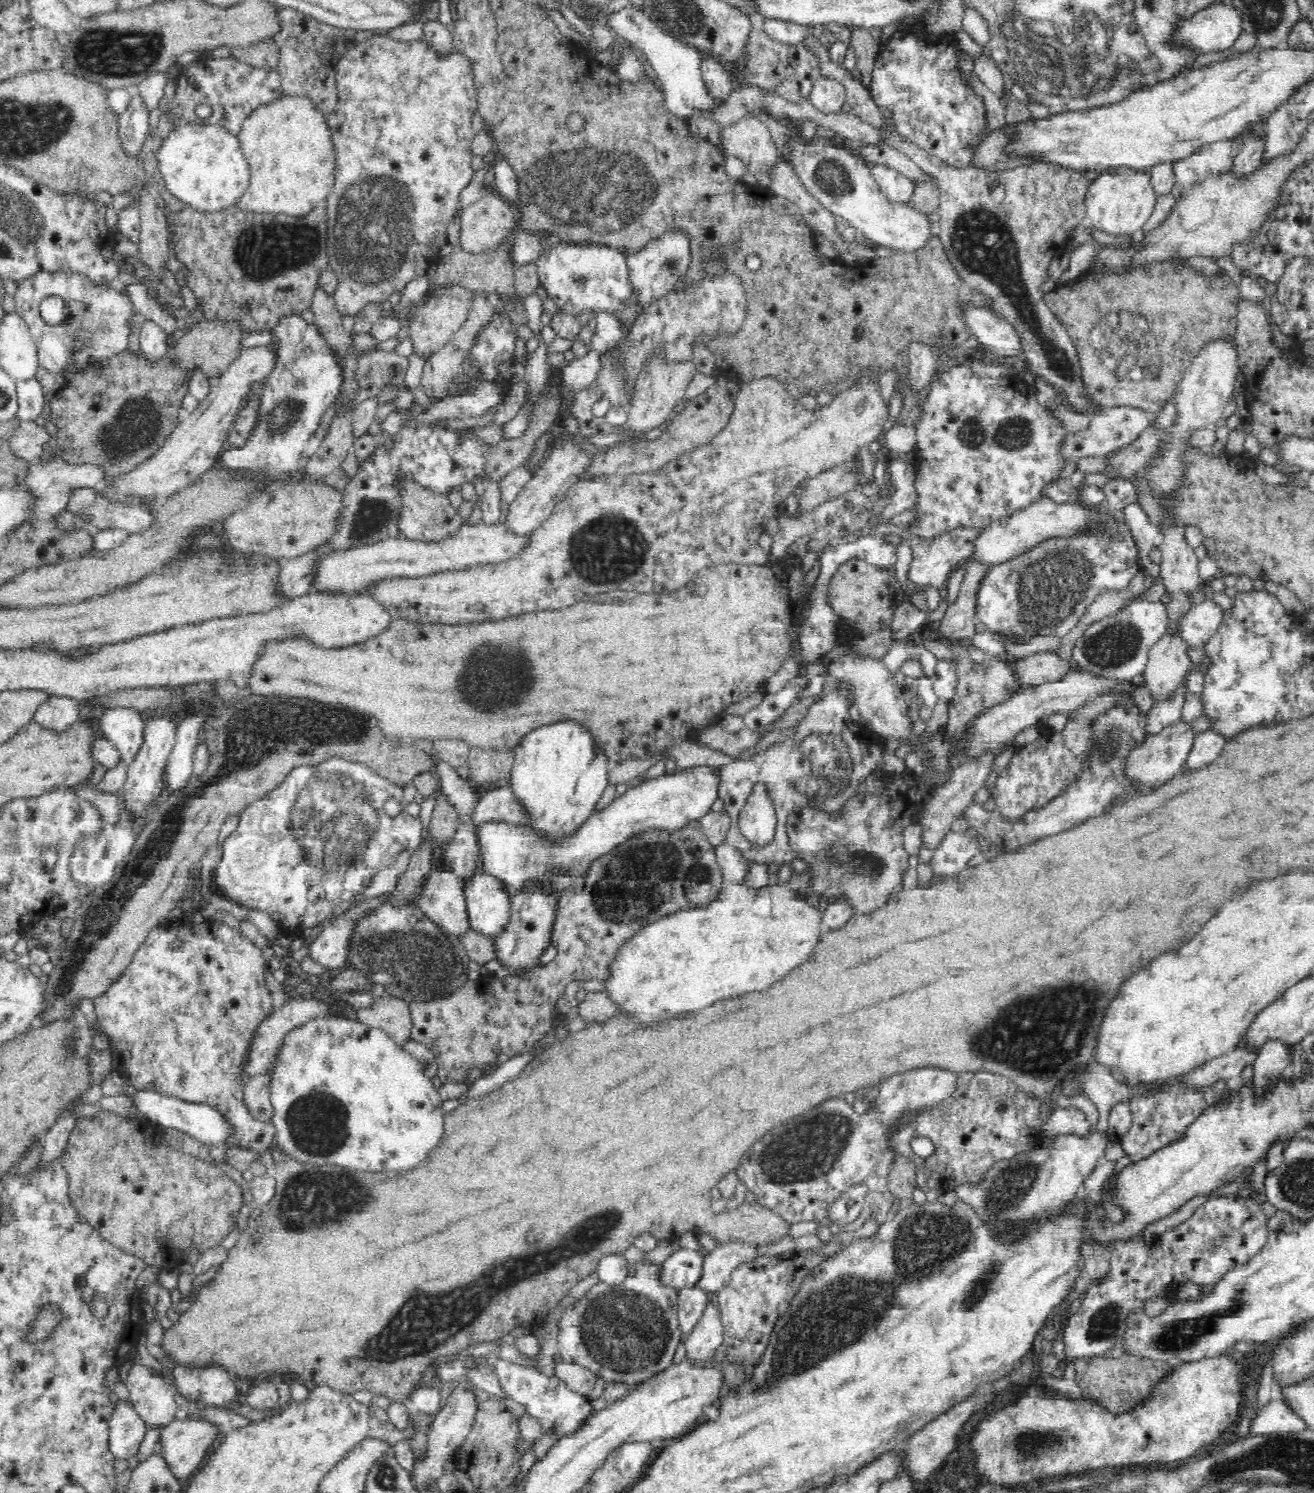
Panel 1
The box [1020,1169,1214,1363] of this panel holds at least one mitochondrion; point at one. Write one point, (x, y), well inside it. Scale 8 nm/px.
(1104, 1322)

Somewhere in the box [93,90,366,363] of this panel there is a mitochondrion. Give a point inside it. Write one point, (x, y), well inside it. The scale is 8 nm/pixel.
(263, 253)

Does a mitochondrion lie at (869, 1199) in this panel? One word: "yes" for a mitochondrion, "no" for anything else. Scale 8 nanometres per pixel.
no

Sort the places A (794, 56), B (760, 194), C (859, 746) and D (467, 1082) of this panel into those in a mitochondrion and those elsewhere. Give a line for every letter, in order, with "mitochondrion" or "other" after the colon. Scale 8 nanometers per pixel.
A: other
B: other
C: mitochondrion
D: other

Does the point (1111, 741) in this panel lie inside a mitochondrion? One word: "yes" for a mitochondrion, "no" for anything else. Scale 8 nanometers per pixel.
yes

